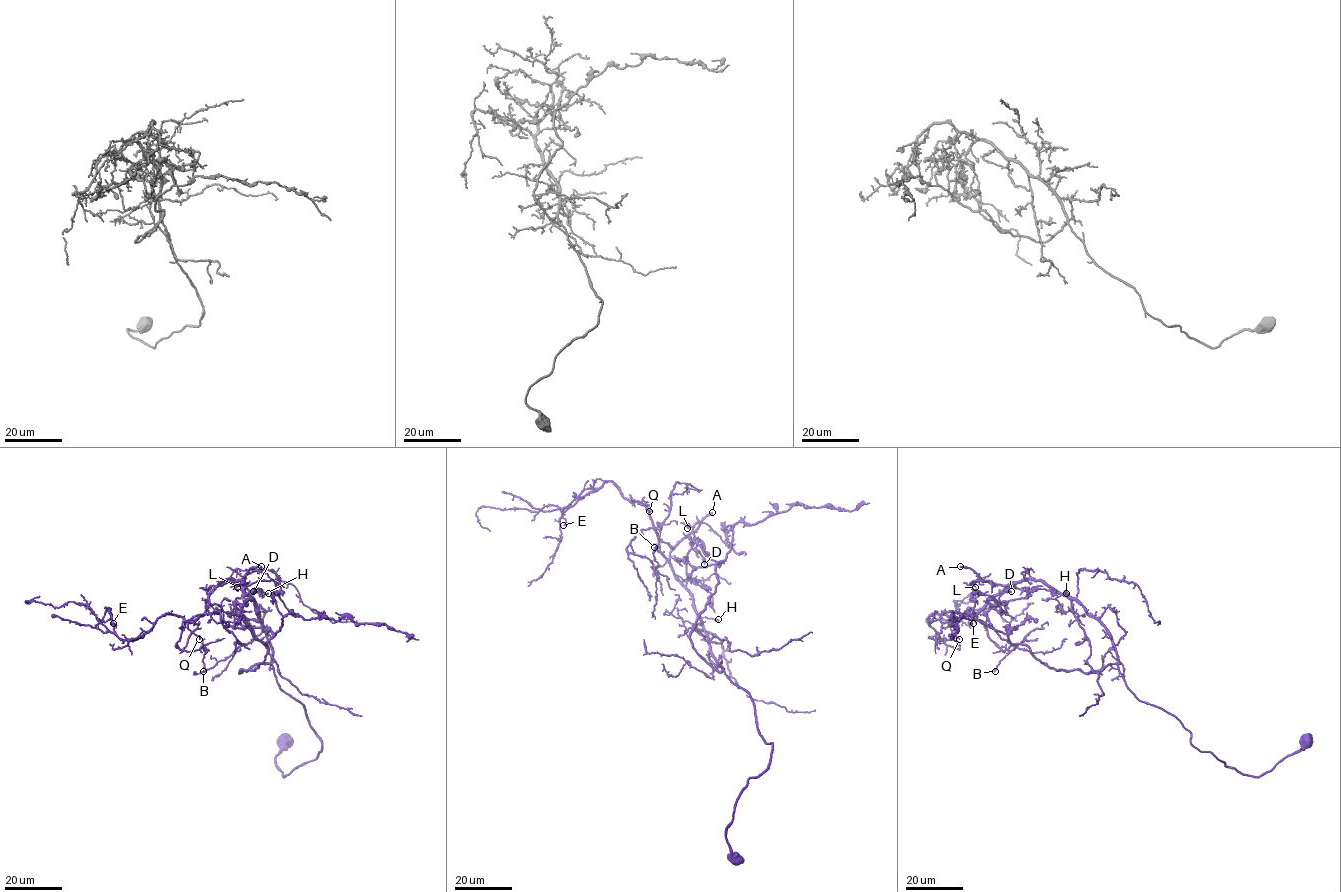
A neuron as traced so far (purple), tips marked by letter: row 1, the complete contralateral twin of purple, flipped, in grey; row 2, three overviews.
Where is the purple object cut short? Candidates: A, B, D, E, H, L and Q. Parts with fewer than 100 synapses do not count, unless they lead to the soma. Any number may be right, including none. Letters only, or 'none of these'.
A

